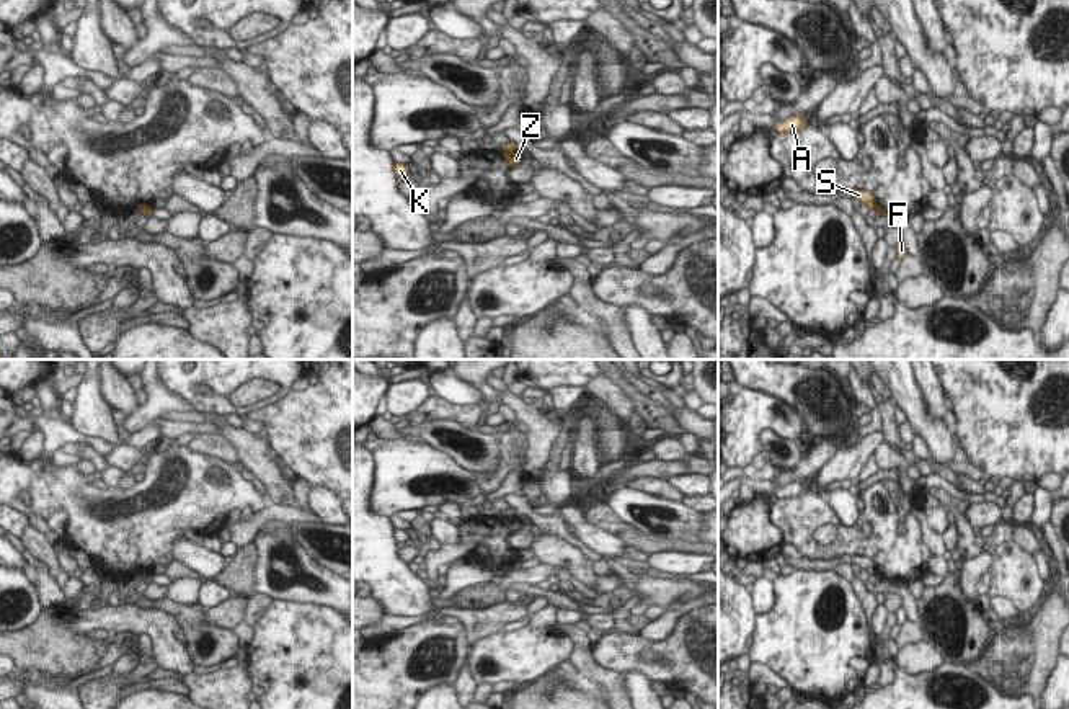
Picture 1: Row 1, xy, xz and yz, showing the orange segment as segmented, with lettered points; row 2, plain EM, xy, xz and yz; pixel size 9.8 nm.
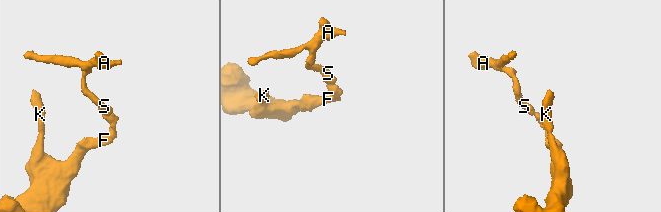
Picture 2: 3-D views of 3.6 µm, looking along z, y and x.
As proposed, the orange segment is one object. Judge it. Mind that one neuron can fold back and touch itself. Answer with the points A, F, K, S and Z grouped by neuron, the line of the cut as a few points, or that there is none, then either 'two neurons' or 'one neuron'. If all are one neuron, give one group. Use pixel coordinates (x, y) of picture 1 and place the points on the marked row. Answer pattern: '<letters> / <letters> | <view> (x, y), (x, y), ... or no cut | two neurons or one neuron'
A S / F K Z | xz (505, 151), (514, 152) | two neurons

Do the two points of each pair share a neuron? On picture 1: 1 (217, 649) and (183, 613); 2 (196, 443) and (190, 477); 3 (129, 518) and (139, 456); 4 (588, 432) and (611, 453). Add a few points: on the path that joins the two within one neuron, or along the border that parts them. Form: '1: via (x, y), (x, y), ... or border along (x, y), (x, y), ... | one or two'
1: via (214, 637), (209, 631), (201, 631), (195, 624) | one
2: border along (186, 445), (196, 453), (232, 463) | two
3: border along (152, 453), (146, 464) | two
4: border along (596, 445), (601, 464) | two

